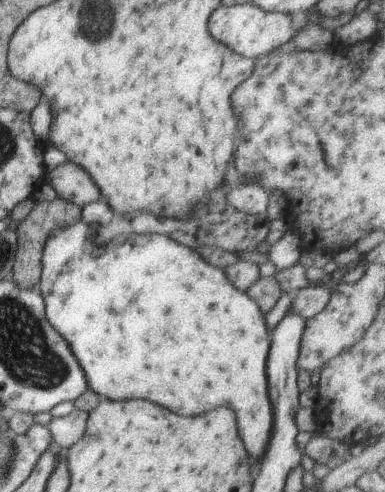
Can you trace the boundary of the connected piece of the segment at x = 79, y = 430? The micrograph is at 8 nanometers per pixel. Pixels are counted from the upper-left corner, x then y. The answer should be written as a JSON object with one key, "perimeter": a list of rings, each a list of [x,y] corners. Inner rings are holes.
{"perimeter":[[[74,409],[64,417],[54,417],[48,427],[53,438],[52,443],[60,450],[67,451],[83,436],[87,427],[89,413]]]}

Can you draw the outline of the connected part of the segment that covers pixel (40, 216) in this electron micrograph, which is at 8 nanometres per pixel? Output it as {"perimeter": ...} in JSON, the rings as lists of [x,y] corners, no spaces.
{"perimeter":[[[56,197],[52,201],[37,201],[34,199],[34,207],[30,213],[19,222],[16,230],[18,248],[13,266],[13,281],[22,289],[31,289],[41,279],[43,248],[48,235],[56,228],[81,221],[82,207],[66,199]]]}

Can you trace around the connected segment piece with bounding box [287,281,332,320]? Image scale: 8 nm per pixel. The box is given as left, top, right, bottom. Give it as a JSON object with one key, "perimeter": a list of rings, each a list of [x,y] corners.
{"perimeter":[[[321,282],[310,283],[308,287],[301,288],[290,304],[290,309],[287,314],[296,314],[304,320],[316,316],[330,300],[331,292]]]}

